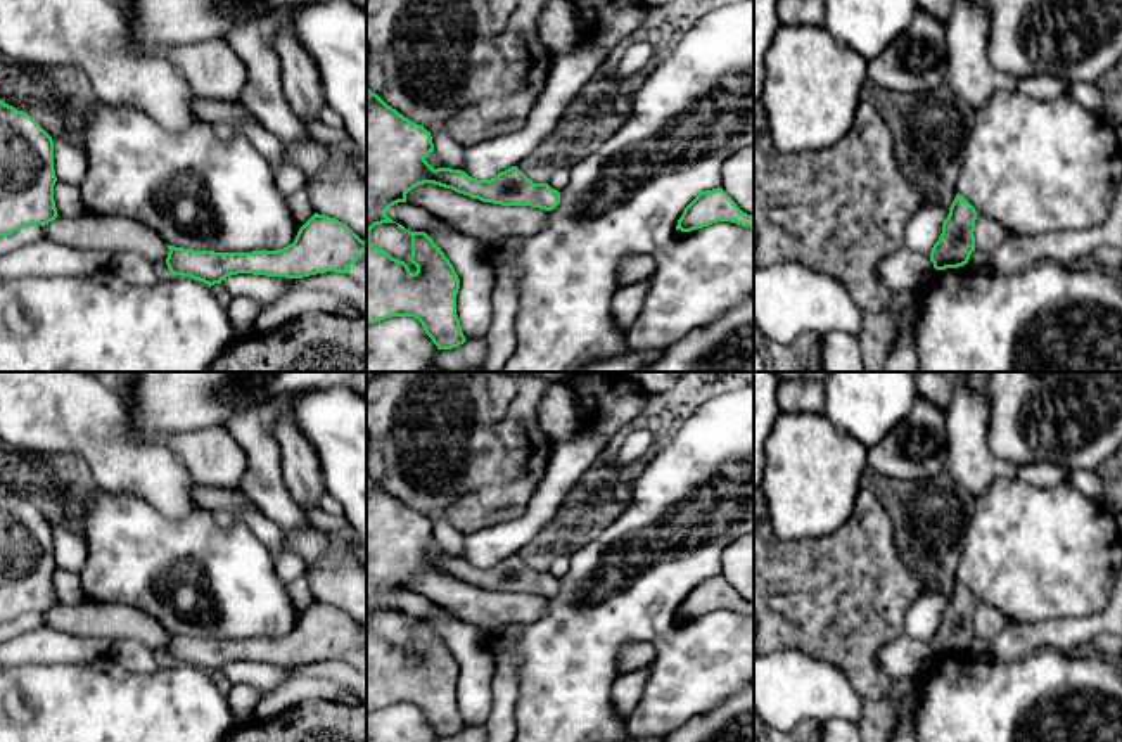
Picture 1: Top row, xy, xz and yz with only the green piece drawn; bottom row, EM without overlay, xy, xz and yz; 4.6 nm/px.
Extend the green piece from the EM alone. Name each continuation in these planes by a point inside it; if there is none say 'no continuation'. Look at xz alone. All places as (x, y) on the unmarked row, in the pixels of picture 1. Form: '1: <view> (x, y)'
no continuation

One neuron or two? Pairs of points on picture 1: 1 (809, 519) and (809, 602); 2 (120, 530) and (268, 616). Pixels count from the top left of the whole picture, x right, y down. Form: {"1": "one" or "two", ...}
{"1": "two", "2": "one"}

